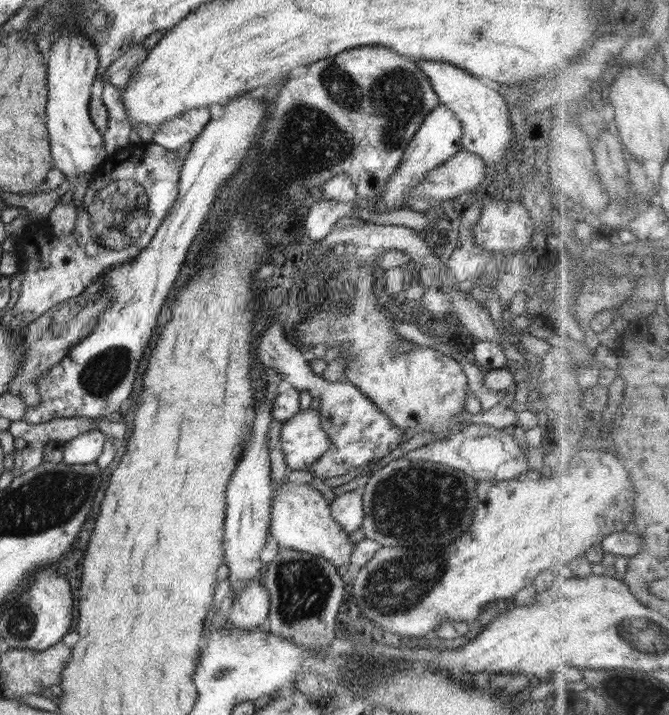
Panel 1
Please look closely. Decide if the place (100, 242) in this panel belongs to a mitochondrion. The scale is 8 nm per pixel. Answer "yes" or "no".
no

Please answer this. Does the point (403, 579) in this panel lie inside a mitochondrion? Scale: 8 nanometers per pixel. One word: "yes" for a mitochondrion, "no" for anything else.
yes

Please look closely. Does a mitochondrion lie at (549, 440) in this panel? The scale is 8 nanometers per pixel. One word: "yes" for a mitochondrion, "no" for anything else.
no

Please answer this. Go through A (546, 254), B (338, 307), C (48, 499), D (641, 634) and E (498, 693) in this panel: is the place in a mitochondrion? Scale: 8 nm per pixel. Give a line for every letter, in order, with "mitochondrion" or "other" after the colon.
A: other
B: mitochondrion
C: mitochondrion
D: mitochondrion
E: other

